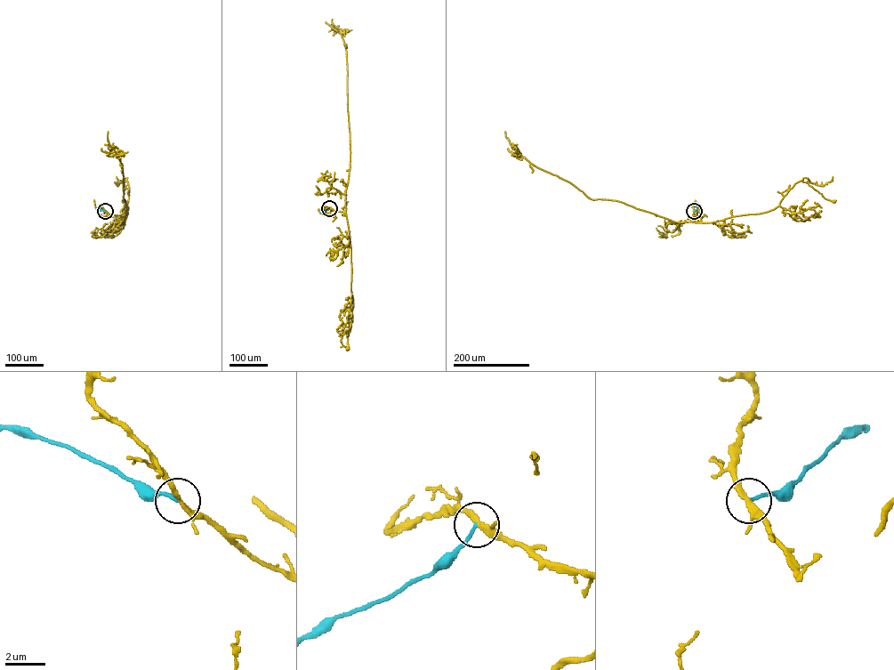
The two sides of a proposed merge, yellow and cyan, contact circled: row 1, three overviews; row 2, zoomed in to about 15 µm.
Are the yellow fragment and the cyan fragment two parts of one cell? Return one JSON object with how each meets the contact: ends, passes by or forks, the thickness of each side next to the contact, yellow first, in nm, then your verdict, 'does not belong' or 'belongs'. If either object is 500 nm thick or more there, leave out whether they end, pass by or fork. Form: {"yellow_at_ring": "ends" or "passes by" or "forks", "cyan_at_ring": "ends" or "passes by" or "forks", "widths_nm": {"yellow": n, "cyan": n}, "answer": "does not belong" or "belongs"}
{"yellow_at_ring": "passes by", "cyan_at_ring": "ends", "widths_nm": {"yellow": 240, "cyan": 150}, "answer": "does not belong"}

